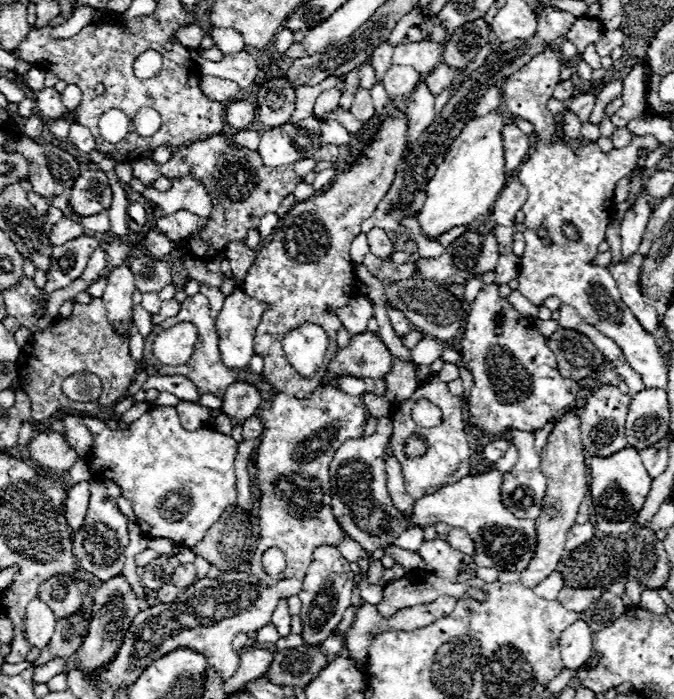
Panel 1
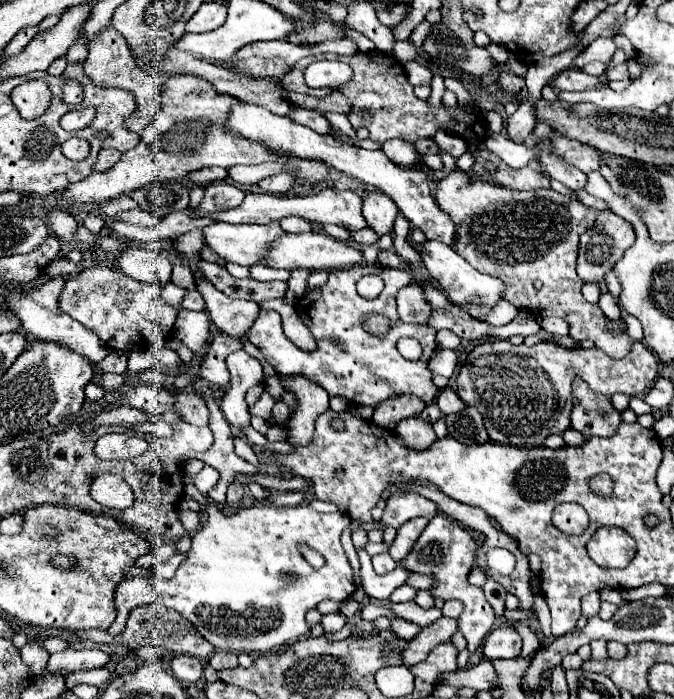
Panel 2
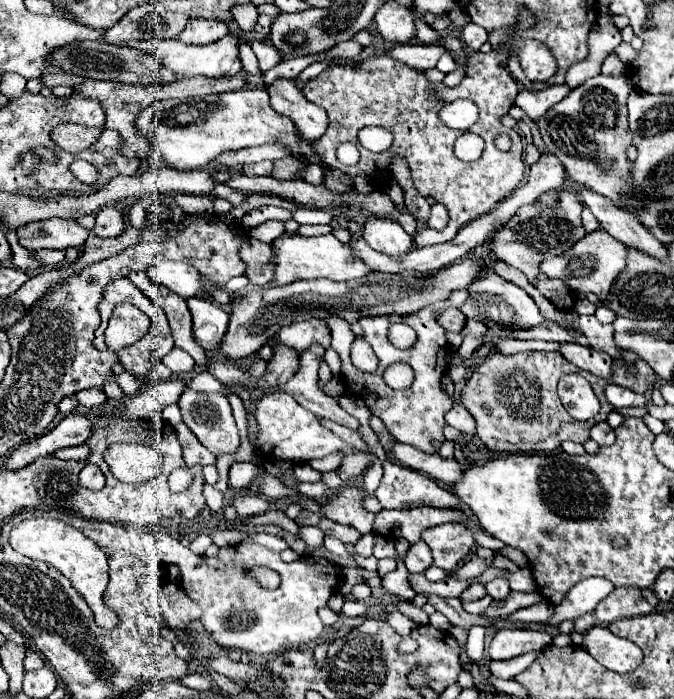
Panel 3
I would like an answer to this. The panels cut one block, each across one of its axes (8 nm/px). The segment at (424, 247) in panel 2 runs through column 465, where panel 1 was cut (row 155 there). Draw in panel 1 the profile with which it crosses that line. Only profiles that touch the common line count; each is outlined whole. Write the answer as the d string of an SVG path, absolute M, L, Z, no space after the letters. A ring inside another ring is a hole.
M312 116L298 126L282 124L266 130L260 136L258 154L270 168L292 164L302 158L310 158L320 148L320 122Z

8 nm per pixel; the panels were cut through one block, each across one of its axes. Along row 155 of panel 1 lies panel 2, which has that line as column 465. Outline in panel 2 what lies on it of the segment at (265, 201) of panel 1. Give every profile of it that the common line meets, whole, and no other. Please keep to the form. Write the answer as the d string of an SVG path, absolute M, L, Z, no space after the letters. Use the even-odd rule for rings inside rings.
M454 170L438 184L436 202L440 204L440 208L444 208L444 212L452 216L452 220L456 220L456 230L458 230L456 240L460 240L460 244L456 244L454 250L460 256L464 256L464 260L468 260L478 272L486 272L490 276L504 280L506 284L504 300L512 302L516 308L528 308L536 318L562 316L570 324L570 336L576 342L592 340L600 350L604 350L612 358L622 358L628 354L632 338L628 334L614 336L610 332L610 320L602 314L598 304L590 304L584 300L582 296L584 282L576 274L578 236L594 224L598 216L596 210L586 208L584 204L580 204L580 200L570 200L568 196L558 194L552 188L518 192L472 178L470 174L460 170Z

